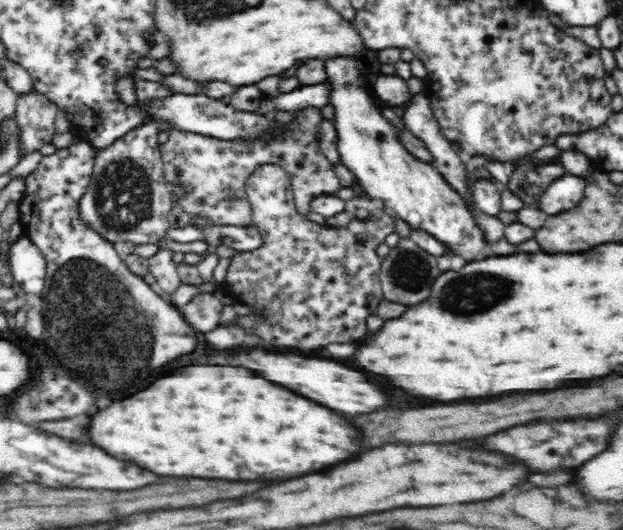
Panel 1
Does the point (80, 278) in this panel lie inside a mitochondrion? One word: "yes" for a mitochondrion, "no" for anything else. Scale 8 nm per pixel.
yes

